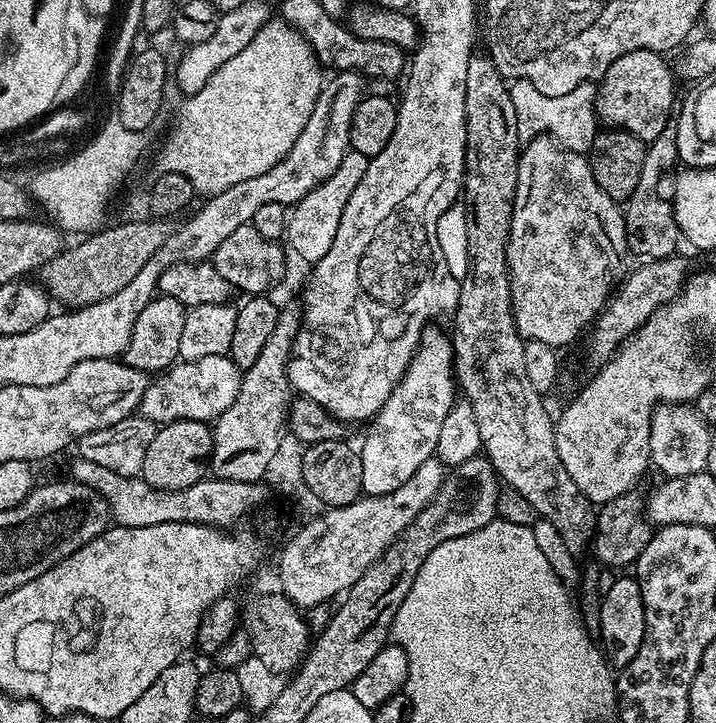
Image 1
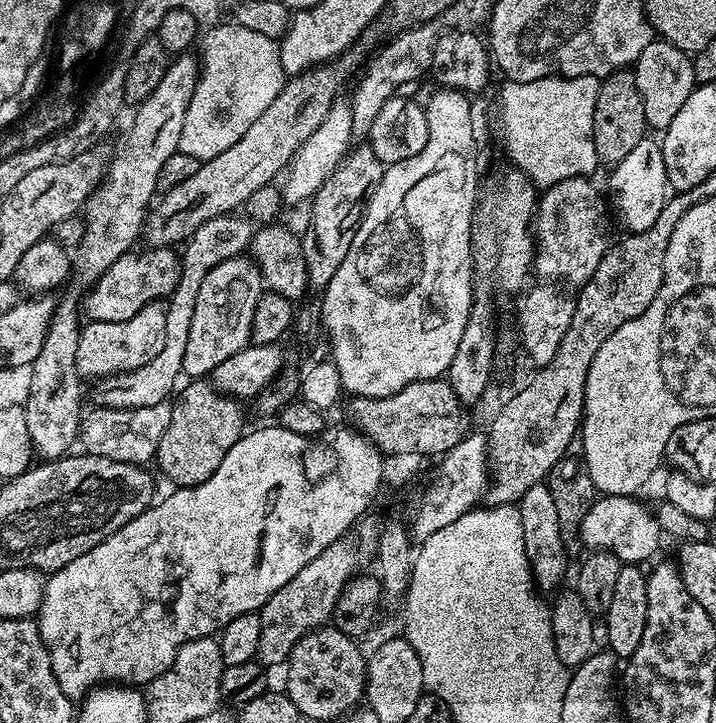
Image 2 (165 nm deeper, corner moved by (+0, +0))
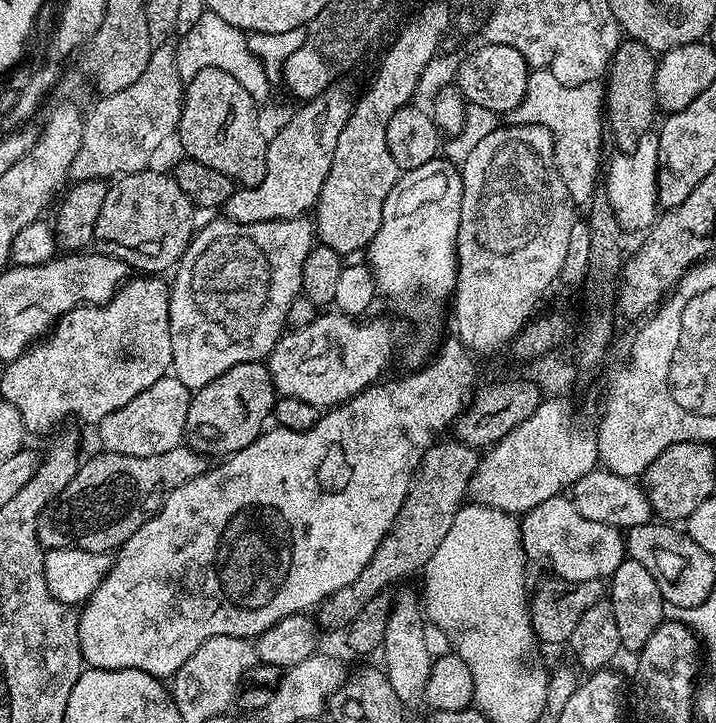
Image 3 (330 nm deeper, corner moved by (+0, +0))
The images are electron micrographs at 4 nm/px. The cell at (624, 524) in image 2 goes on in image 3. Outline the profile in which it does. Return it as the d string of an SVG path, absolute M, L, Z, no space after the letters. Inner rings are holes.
M564 494L546 498L546 502L523 513L519 526L525 557L529 561L548 559L548 564L552 567L551 575L561 580L607 581L626 558L625 533L609 524L590 522L590 518L582 518L571 499Z

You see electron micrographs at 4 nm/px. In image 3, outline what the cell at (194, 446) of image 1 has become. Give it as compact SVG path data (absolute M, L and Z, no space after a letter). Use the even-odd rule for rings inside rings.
M255 360L230 366L226 374L218 374L214 382L192 392L184 431L187 447L205 458L232 456L250 446L250 442L257 440L265 431L277 399L278 393L268 373L267 363Z

